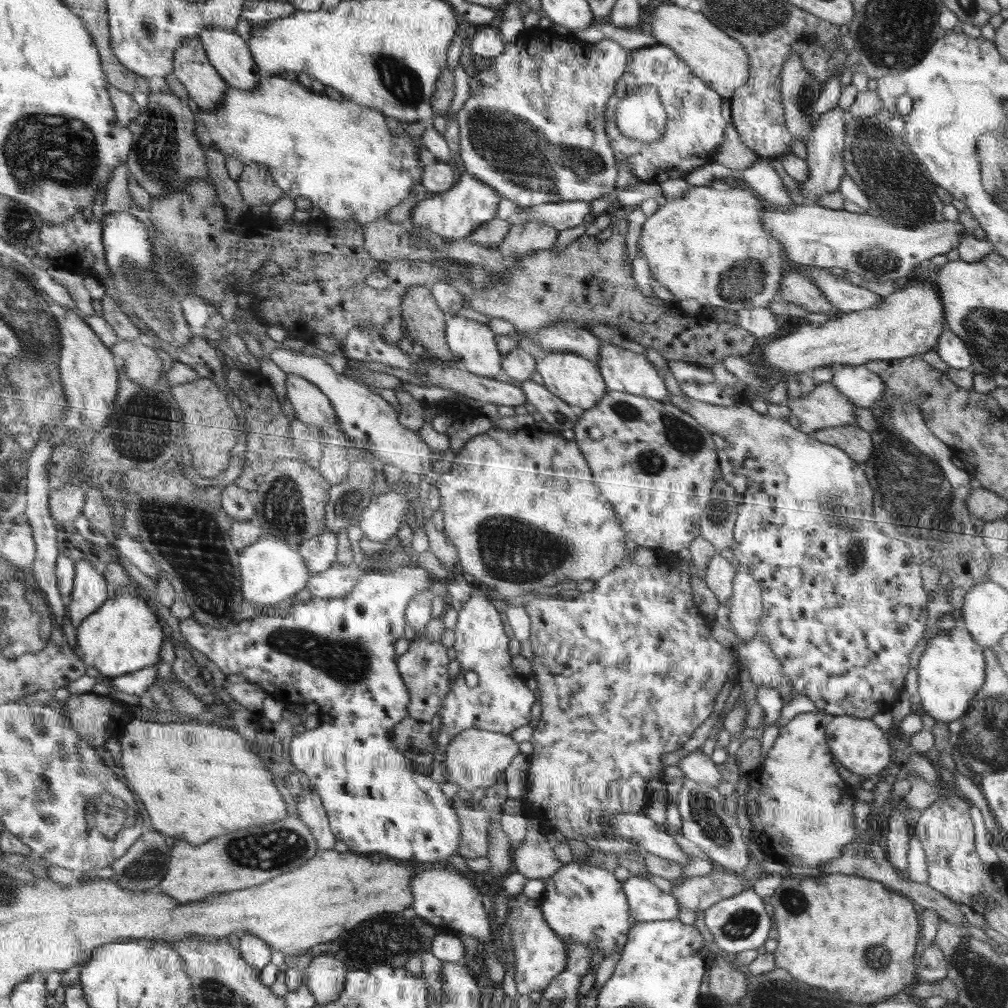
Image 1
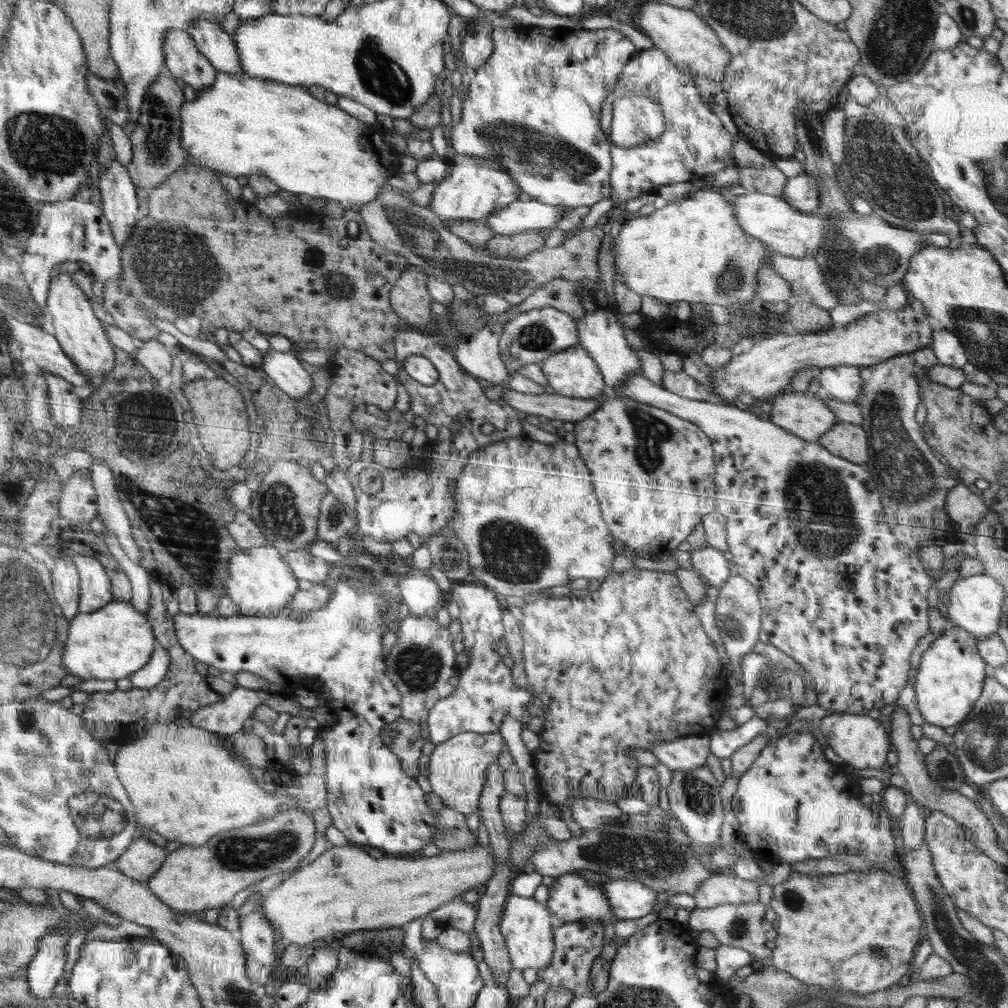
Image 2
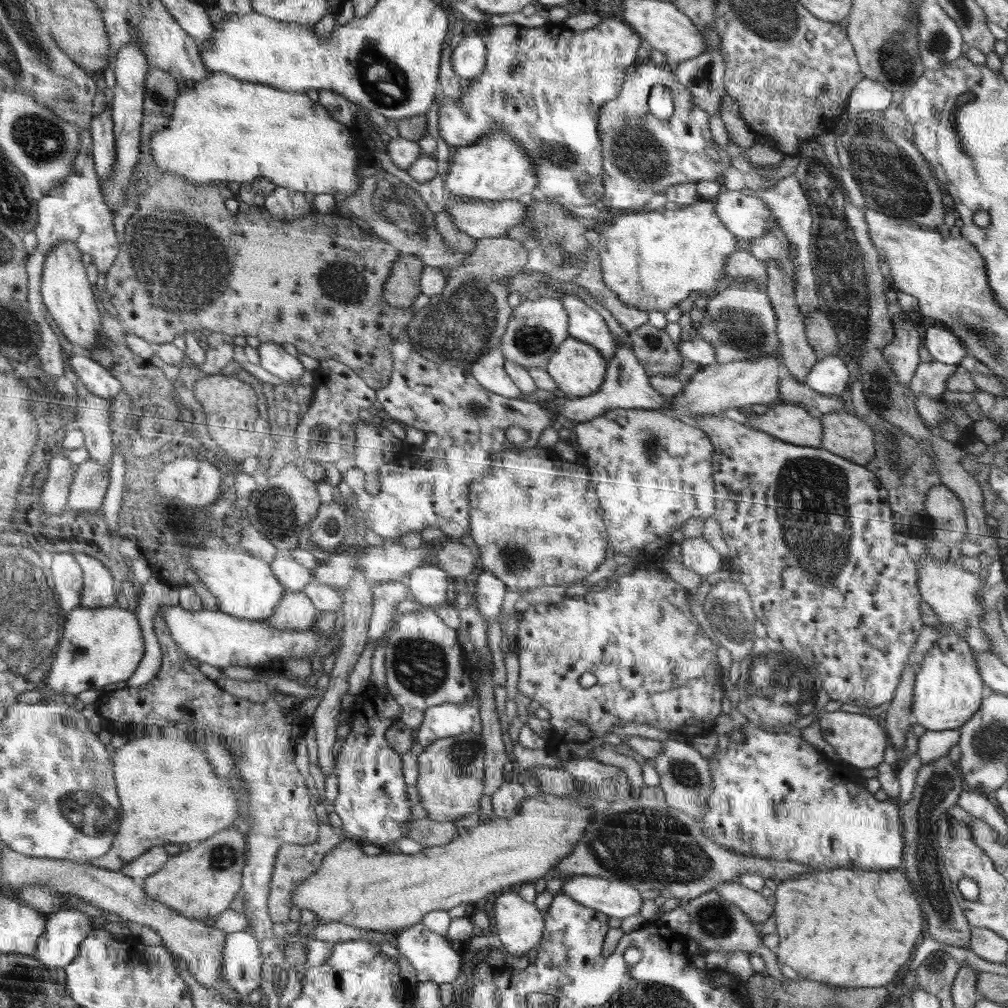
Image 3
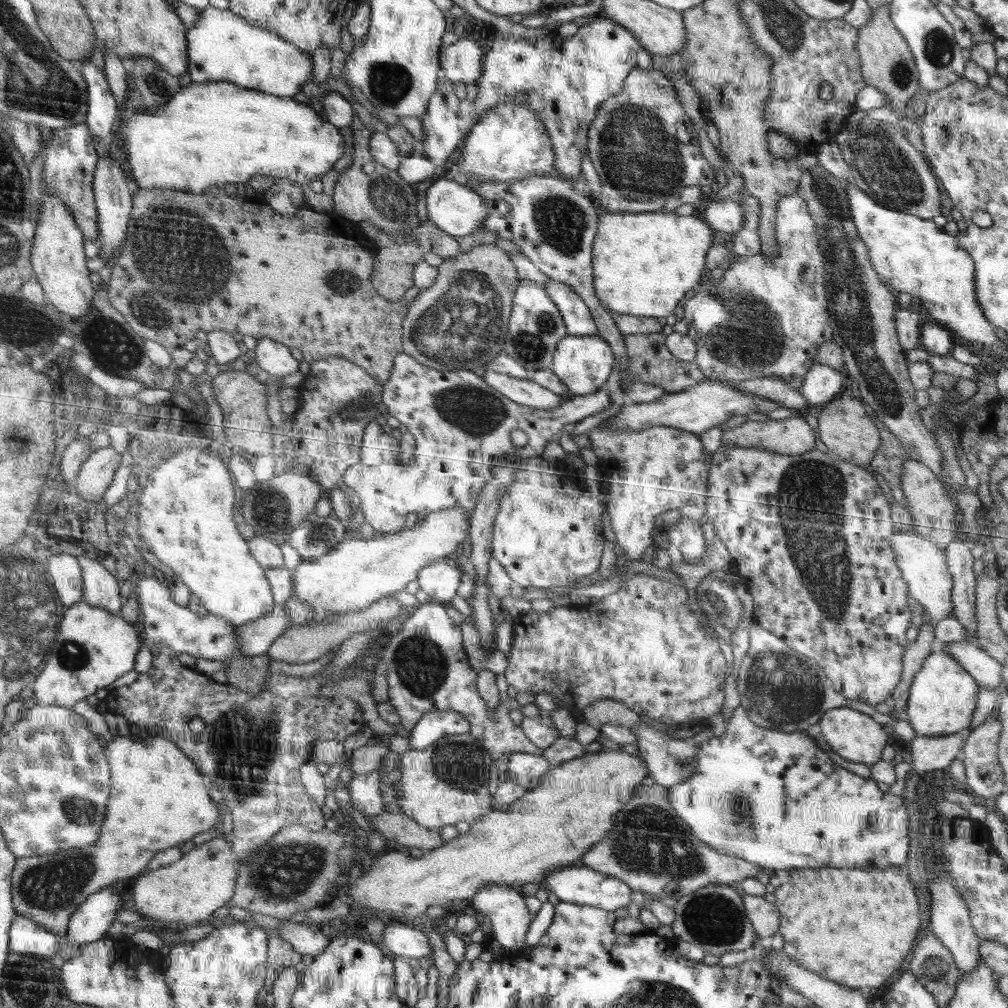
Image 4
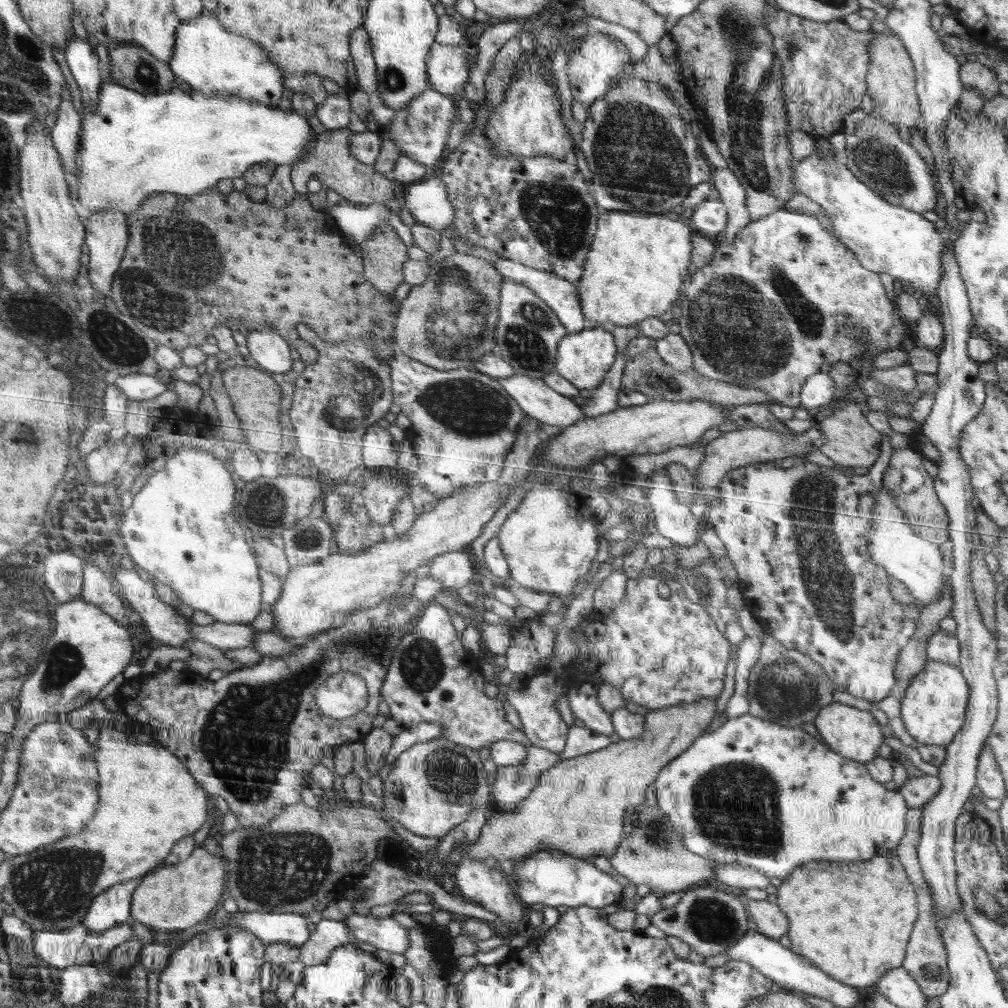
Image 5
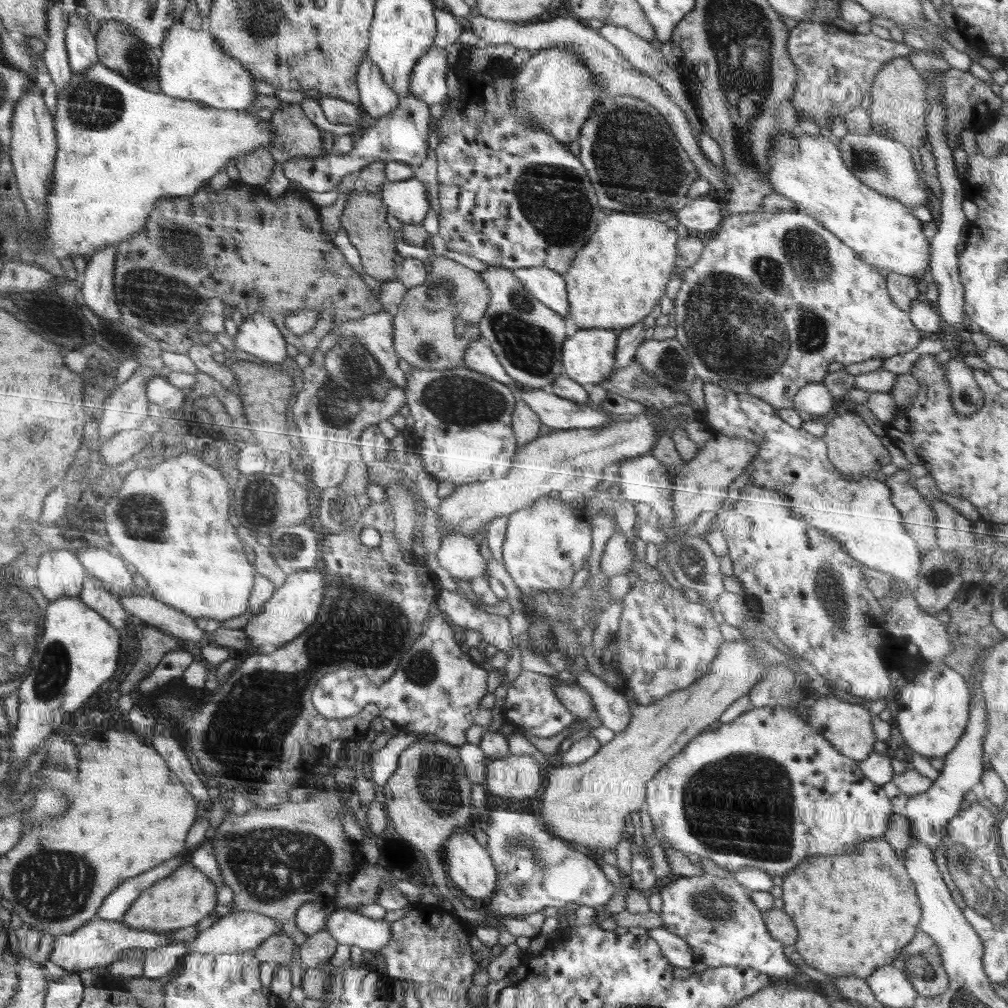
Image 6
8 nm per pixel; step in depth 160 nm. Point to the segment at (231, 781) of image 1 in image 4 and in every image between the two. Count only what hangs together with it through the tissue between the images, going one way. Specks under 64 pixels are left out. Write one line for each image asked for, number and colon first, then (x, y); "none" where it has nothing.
2: (186, 786)
3: (171, 795)
4: (159, 799)

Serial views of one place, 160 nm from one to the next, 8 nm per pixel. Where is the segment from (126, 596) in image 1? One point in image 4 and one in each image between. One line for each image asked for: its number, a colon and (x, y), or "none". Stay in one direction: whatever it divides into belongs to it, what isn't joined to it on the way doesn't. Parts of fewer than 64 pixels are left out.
2: (112, 643)
3: (103, 645)
4: (93, 647)

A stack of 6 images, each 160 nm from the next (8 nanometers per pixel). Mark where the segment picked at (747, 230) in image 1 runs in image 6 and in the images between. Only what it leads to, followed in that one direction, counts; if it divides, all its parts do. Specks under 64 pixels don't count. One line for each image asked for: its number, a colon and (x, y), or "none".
2: (693, 249)
3: (652, 259)
4: (643, 263)
5: (634, 268)
6: (619, 275)

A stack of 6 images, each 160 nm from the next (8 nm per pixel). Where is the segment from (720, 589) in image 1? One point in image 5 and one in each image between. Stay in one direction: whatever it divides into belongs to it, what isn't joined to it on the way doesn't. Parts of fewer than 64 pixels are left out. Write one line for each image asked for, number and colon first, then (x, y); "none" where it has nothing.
2: (710, 563)
3: (698, 555)
4: (687, 535)
5: (675, 521)

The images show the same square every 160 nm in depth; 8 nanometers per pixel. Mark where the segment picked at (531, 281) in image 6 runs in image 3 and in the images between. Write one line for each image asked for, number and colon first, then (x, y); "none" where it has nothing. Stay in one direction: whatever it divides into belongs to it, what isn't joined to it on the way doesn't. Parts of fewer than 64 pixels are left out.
3: (585, 324)
4: (575, 312)
5: (562, 296)

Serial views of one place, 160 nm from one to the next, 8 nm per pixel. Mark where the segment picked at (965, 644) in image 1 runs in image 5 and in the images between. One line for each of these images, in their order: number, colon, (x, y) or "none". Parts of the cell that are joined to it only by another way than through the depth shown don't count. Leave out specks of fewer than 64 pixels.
2: (950, 677)
3: (947, 692)
4: (942, 697)
5: (933, 707)

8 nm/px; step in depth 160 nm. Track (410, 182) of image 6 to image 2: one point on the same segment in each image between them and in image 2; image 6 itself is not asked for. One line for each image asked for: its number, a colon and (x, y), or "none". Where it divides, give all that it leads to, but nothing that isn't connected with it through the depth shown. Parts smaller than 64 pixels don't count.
2: (521, 215)
3: (479, 218)
4: (453, 208)
5: (428, 202)

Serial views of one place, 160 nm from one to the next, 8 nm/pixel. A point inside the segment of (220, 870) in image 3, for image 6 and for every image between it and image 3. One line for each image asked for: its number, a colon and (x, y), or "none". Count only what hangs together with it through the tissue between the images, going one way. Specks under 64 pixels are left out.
4: (191, 889)
5: (175, 897)
6: (180, 900)

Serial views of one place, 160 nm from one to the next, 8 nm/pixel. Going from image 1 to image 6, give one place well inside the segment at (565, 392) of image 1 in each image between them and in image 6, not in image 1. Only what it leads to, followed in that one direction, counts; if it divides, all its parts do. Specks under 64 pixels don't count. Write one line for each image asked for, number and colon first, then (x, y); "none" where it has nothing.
2: (572, 372)
3: (578, 368)
4: (584, 362)
5: (584, 357)
6: (588, 357)

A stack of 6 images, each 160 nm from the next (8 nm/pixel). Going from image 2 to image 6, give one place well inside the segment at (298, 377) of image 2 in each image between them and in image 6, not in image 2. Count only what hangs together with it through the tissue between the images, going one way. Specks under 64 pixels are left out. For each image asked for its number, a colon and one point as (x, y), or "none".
3: (273, 358)
4: (273, 356)
5: (269, 349)
6: (257, 335)

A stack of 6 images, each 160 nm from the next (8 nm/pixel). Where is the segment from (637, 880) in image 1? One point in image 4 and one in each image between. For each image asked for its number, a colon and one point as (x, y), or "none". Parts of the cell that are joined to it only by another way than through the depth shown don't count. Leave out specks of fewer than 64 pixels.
2: (628, 899)
3: (616, 899)
4: (571, 884)

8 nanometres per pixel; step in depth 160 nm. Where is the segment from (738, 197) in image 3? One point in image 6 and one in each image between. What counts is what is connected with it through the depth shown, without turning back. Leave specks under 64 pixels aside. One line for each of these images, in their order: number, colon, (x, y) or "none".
4: (726, 215)
5: (710, 217)
6: (702, 215)

